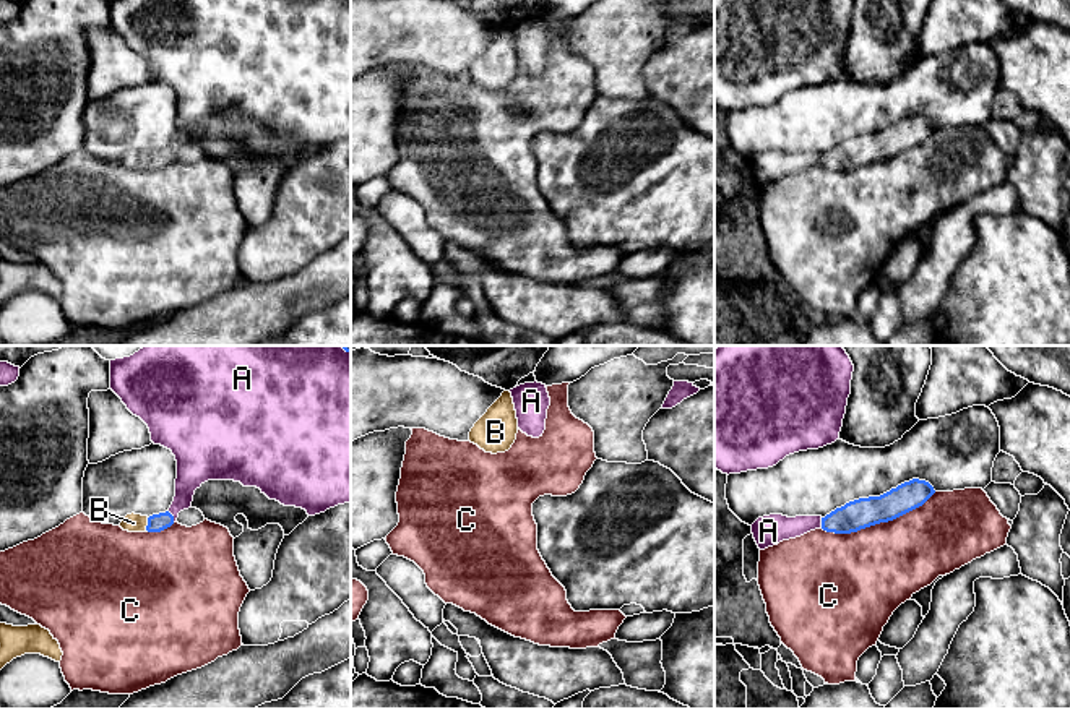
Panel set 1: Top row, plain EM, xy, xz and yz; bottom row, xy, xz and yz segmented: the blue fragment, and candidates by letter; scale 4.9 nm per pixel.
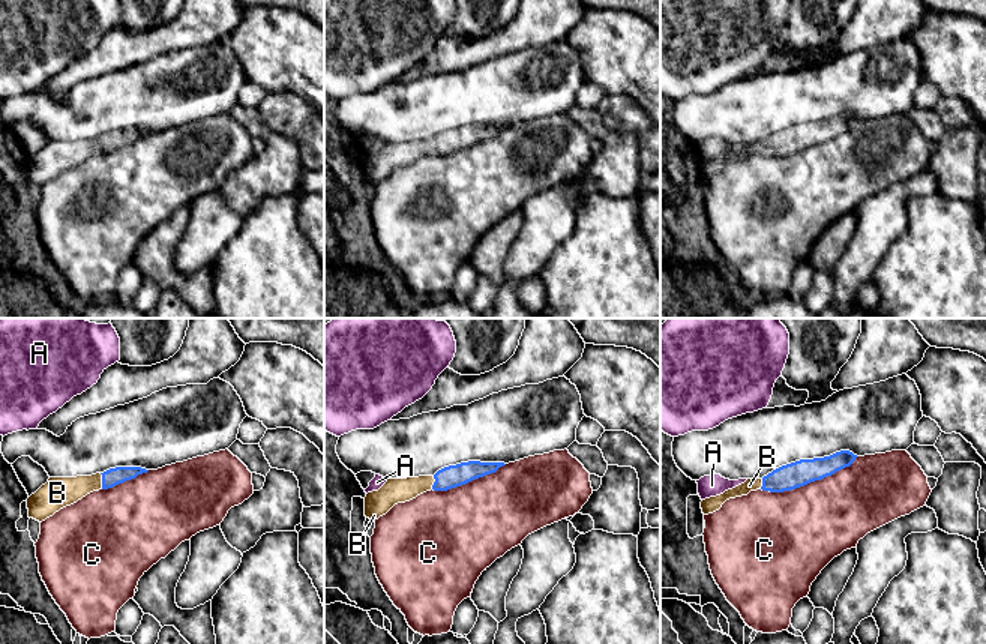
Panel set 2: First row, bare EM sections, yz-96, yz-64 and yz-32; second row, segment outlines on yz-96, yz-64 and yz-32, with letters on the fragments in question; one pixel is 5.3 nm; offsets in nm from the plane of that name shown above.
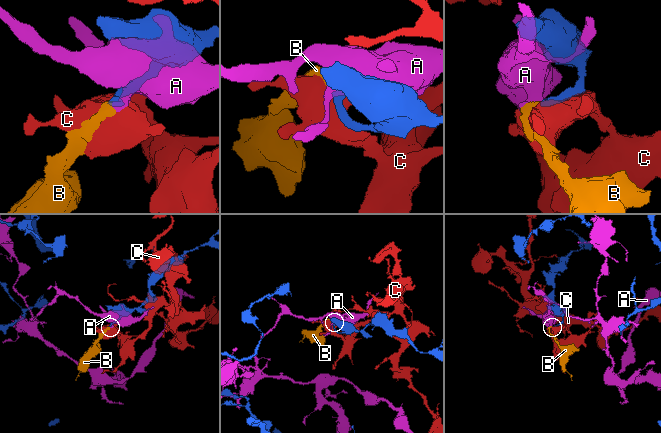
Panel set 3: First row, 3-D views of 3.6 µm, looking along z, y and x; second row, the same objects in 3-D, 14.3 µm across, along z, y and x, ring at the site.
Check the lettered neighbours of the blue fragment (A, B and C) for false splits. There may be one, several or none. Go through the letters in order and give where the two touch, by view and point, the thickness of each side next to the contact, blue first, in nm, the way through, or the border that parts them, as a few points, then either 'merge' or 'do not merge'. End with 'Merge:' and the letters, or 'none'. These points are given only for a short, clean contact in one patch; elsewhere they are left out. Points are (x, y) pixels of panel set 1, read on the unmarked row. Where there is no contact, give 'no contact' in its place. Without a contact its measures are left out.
A: xy (172, 153) | 90/160 nm | do not merge
B: xy (148, 161) | 90/100 nm | across xy (156, 159), (148, 161), (133, 159) | merge
C: yz (877, 159) | 150/440 nm | do not merge
Merge: B

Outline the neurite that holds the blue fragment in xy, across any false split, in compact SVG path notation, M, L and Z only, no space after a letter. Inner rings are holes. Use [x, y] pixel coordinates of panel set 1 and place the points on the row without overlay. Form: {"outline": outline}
{"outline": "M166 148L153 153L141 151L127 151L119 161L123 167L128 169L161 169L174 161L174 153Z"}

